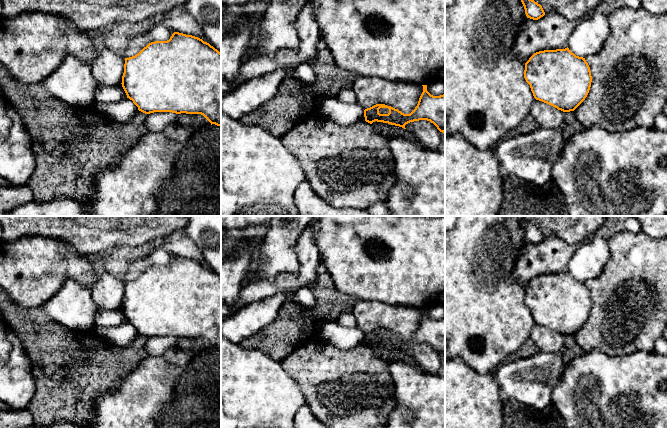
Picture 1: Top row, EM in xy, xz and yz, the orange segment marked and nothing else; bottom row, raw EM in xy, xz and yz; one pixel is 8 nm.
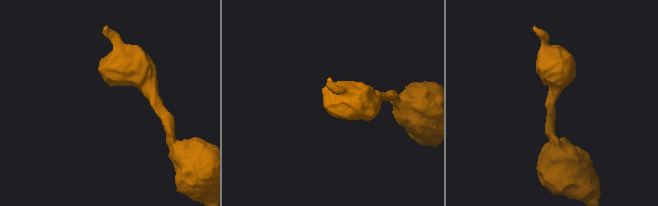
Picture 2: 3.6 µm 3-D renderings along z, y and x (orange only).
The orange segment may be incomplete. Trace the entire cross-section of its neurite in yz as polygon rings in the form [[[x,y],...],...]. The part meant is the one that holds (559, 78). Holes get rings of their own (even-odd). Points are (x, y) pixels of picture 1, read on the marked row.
[[[569,48],[534,53],[525,63],[524,78],[536,100],[563,112],[574,111],[587,97],[592,76],[585,58],[576,56]]]

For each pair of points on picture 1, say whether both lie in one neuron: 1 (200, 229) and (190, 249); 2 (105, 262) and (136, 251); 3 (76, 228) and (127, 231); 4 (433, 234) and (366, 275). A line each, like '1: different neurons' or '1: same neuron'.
1: different neurons
2: same neuron
3: same neuron
4: same neuron

